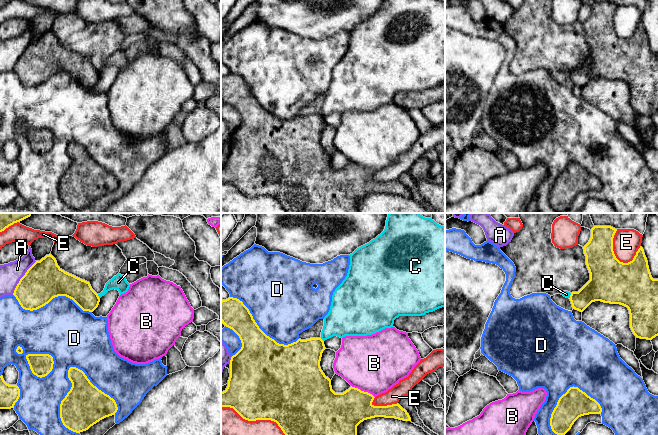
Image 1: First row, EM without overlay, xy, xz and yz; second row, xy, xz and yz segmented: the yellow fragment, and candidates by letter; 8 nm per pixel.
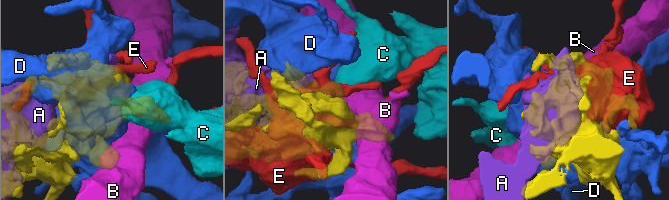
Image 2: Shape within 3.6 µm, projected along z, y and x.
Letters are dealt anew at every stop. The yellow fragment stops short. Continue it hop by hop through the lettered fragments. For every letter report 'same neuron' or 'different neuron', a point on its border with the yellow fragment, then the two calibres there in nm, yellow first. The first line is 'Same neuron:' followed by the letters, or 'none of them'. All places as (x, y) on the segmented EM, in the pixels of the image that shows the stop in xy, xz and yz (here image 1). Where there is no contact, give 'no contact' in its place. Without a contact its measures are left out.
Same neuron: none of them
A: different neuron | xy (21, 278) | 320/180 nm
B: different neuron | xz (363, 391) | 320/460 nm
C: different neuron | xy (98, 296) | 190/120 nm
D: different neuron | xy (95, 386) | 340/320 nm
E: different neuron | xz (254, 420) | 480/220 nm

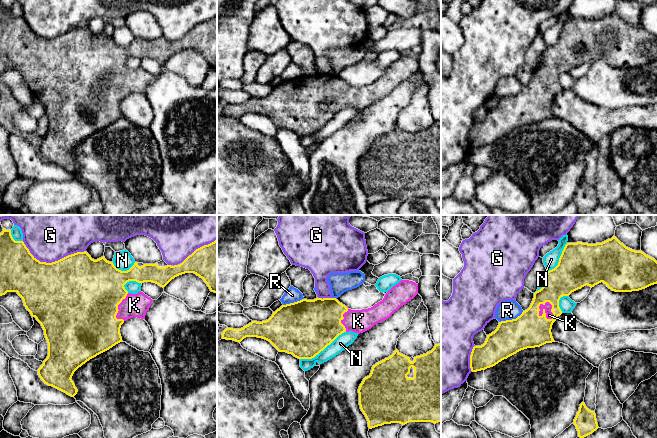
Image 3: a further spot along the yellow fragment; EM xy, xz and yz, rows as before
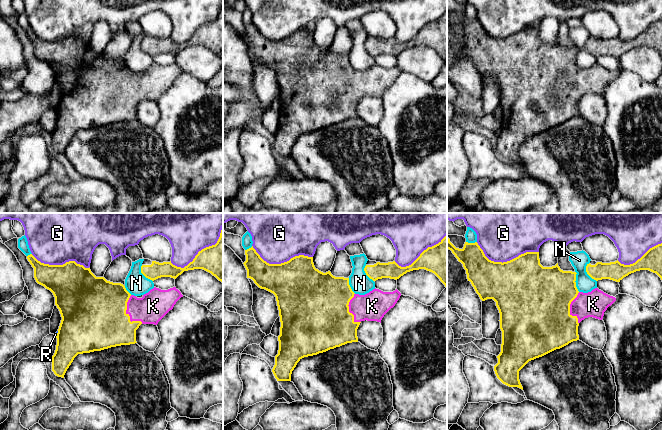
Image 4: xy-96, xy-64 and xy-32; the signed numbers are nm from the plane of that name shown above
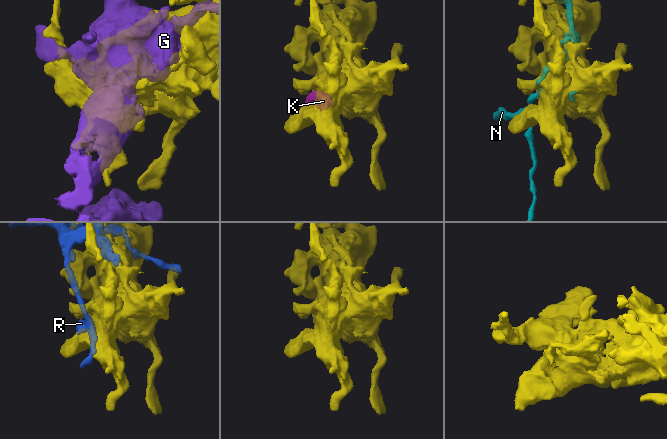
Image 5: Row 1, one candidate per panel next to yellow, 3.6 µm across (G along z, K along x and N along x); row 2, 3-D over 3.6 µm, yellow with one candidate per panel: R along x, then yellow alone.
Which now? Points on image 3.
Same neuron: K
G: different neuron | xy (52, 262) | 500/460 nm
K: same neuron | yz (552, 307) | 280/60 nm
N: different neuron | xz (322, 350) | 460/110 nm
R: different neuron | yz (512, 319) | 280/160 nm

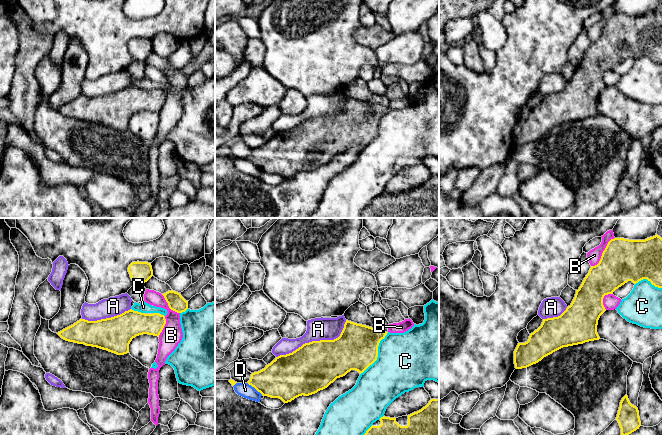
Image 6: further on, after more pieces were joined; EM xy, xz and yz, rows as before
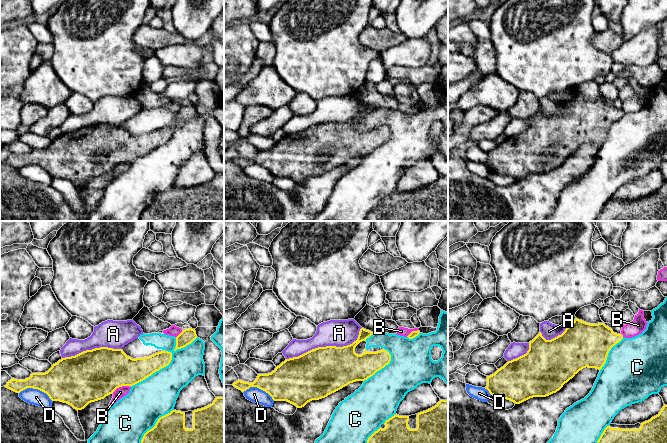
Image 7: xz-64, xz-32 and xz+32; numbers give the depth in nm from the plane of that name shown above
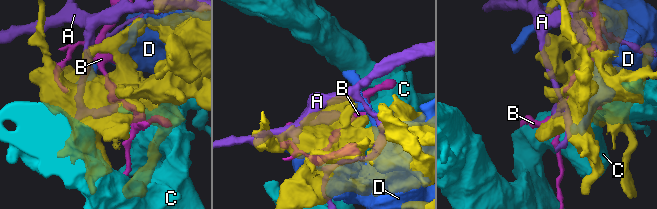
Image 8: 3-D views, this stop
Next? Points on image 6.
Same neuron: none of them
A: different neuron | xz (315, 341) | 380/180 nm
B: different neuron | yz (602, 253) | 340/110 nm
C: different neuron | xz (377, 354) | 340/460 nm
D: different neuron | xz (255, 388) | 340/120 nm

